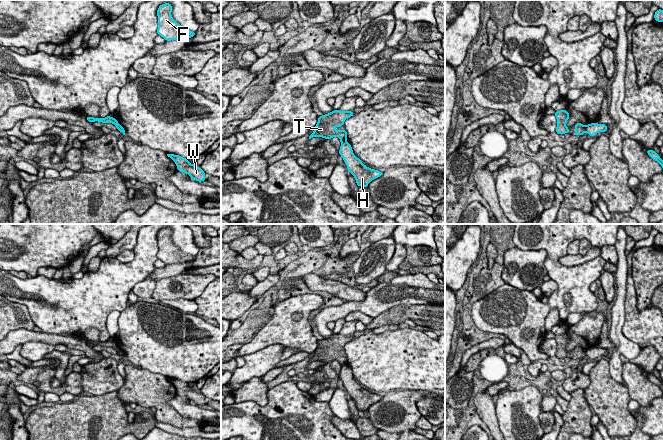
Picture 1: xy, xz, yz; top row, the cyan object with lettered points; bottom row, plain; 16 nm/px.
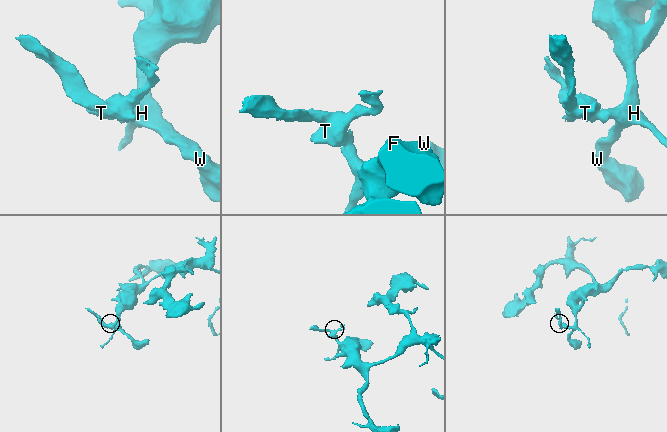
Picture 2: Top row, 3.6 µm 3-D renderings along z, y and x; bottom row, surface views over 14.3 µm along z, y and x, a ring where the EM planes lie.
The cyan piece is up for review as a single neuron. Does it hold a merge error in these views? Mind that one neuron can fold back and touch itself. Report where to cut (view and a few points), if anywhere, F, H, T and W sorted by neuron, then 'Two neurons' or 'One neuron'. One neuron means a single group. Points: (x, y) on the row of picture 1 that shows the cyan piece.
Split along yz (587, 125), (585, 131). Groups: F H W / T. Two neurons

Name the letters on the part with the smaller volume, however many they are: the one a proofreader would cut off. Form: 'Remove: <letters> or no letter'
Remove: T

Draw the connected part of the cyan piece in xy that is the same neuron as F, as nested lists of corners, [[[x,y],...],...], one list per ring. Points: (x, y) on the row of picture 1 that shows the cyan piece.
[[[170,3],[161,4],[158,7],[157,16],[159,26],[157,34],[166,41],[194,37],[196,32],[183,28],[173,19],[171,12],[172,5]]]

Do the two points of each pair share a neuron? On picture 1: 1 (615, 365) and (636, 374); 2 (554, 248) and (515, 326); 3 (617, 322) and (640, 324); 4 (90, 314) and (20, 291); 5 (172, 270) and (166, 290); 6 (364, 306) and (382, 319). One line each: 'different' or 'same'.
1: different
2: same
3: different
4: same
5: different
6: different

